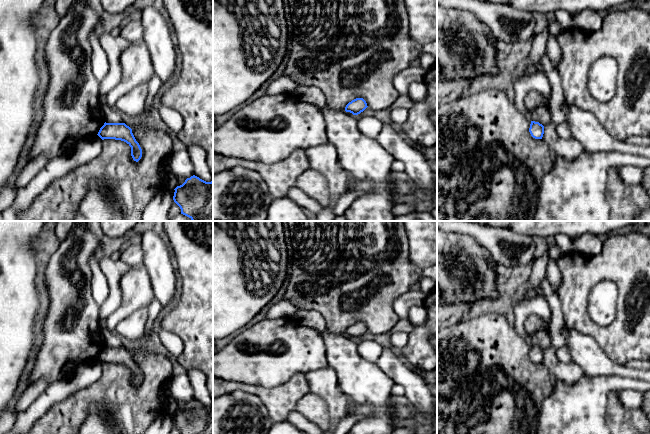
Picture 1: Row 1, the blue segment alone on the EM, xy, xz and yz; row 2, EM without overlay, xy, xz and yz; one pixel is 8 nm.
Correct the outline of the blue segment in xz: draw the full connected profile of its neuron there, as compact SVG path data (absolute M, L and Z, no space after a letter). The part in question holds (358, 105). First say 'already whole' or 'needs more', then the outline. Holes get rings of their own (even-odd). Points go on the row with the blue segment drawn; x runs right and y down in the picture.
already whole | M356 98L346 105L345 111L350 112L353 115L358 115L363 112L367 107L367 103L363 98Z

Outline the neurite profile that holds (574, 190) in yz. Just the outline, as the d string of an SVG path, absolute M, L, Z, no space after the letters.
M583 153L576 159L567 160L554 155L553 169L542 177L538 207L532 221L609 221L610 206L605 195L608 171L613 167L632 165L635 167L650 167L650 159L627 153Z

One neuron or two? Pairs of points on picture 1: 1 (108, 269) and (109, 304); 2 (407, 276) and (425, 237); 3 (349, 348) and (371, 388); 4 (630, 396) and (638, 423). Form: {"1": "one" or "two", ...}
{"1": "one", "2": "two", "3": "one", "4": "two"}

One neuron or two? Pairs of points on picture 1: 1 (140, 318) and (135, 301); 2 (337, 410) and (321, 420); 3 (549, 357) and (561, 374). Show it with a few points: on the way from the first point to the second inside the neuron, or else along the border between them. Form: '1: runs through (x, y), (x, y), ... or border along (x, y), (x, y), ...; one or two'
1: border along (147, 307), (136, 309), (118, 322); two
2: border along (316, 395), (324, 401), (331, 423); two
3: runs through (550, 361), (559, 370); one

